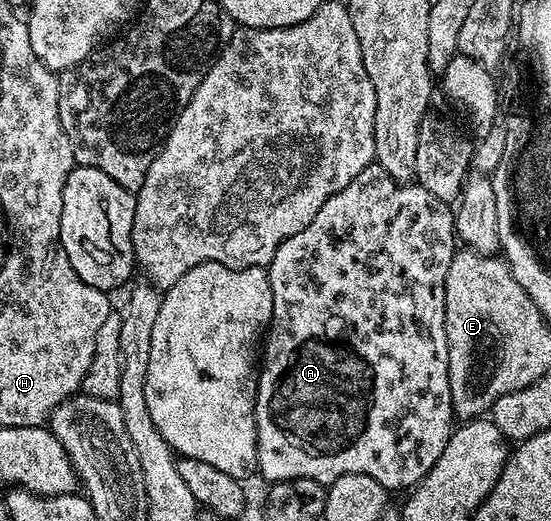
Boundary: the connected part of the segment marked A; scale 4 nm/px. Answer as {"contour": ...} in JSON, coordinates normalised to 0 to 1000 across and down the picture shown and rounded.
{"contour":[[[684,315],[661,322],[661,330],[653,330],[653,338],[646,338],[646,345],[639,345],[639,353],[617,361],[617,369],[610,369],[595,384],[588,384],[588,399],[581,399],[581,407],[574,407],[574,415],[566,415],[566,430],[559,430],[559,438],[544,438],[544,445],[537,445],[537,453],[523,453],[523,461],[515,461],[505,470],[501,491],[494,491],[486,512],[490,551],[494,553],[494,607],[486,639],[479,649],[483,697],[477,702],[474,697],[472,716],[466,720],[468,758],[461,785],[465,829],[468,831],[468,893],[465,902],[470,912],[475,908],[483,916],[485,927],[514,925],[532,917],[564,917],[575,925],[597,929],[626,910],[666,910],[675,914],[675,921],[699,933],[702,942],[731,940],[737,944],[757,933],[759,923],[784,898],[784,891],[791,891],[791,883],[799,883],[799,868],[806,868],[806,852],[813,852],[817,835],[828,818],[828,797],[820,783],[820,752],[813,729],[813,645],[809,643],[809,532],[826,486],[828,451],[824,445],[824,403],[819,390],[802,388],[791,376],[784,376],[784,369],[777,369],[777,361],[719,347],[711,338],[704,338],[704,330],[697,330],[693,319]]]}

